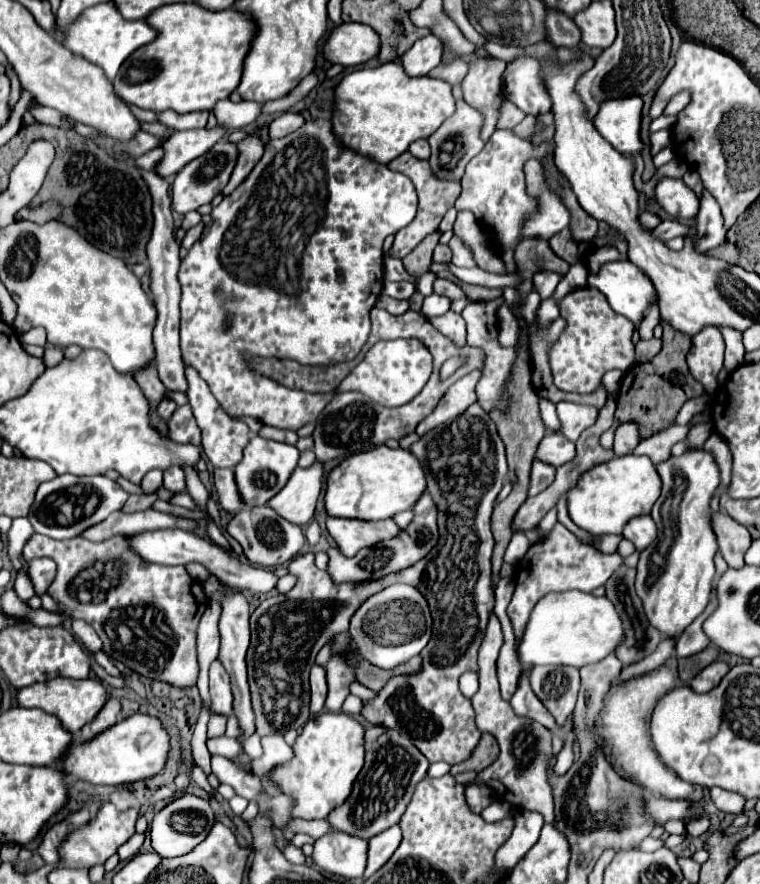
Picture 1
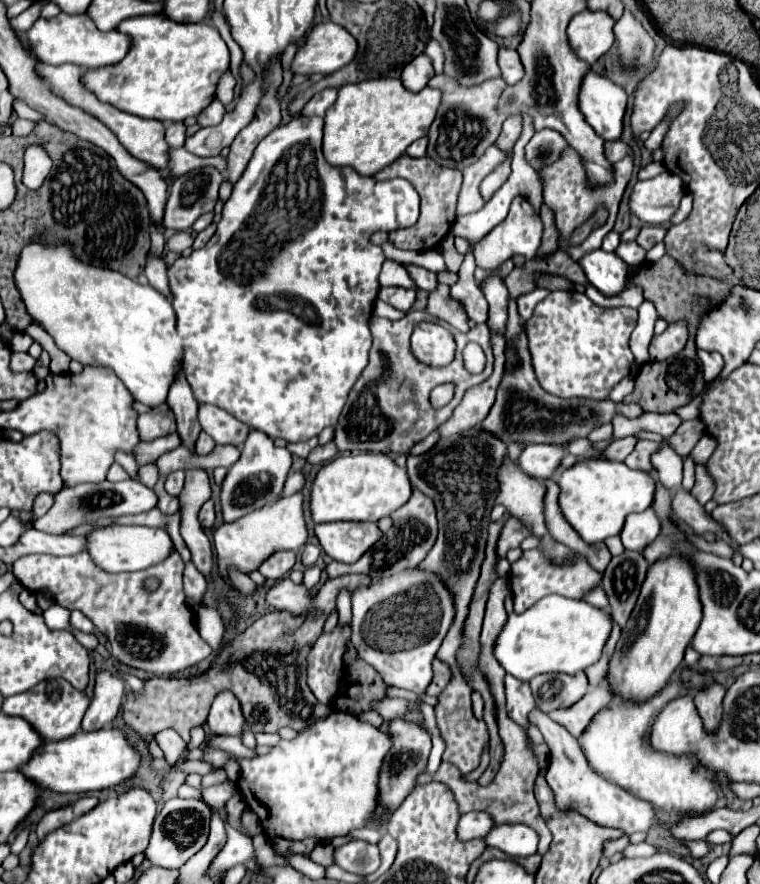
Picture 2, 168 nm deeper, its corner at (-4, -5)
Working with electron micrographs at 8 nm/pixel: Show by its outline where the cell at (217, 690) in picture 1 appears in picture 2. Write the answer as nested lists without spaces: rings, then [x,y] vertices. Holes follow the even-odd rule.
[[[222,692],[216,696],[208,714],[208,728],[216,736],[242,736],[244,720],[232,692]]]

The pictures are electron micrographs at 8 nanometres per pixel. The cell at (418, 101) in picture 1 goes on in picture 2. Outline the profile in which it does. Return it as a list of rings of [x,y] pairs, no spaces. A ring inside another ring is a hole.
[[[378,78],[342,86],[336,104],[330,106],[324,116],[322,152],[326,162],[330,166],[350,166],[360,176],[372,176],[400,158],[414,140],[426,136],[440,96],[438,90],[428,86],[412,94],[398,78]]]

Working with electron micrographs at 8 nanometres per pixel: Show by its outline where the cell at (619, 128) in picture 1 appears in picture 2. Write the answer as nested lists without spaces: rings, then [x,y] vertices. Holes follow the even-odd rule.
[[[588,70],[578,92],[578,108],[584,120],[604,140],[616,140],[622,134],[622,118],[626,112],[626,92],[606,76]]]

